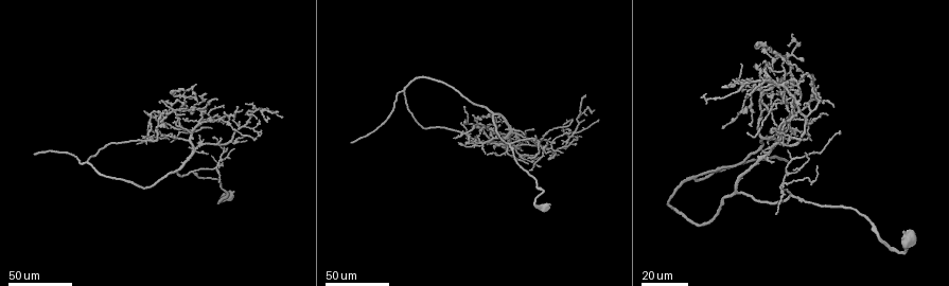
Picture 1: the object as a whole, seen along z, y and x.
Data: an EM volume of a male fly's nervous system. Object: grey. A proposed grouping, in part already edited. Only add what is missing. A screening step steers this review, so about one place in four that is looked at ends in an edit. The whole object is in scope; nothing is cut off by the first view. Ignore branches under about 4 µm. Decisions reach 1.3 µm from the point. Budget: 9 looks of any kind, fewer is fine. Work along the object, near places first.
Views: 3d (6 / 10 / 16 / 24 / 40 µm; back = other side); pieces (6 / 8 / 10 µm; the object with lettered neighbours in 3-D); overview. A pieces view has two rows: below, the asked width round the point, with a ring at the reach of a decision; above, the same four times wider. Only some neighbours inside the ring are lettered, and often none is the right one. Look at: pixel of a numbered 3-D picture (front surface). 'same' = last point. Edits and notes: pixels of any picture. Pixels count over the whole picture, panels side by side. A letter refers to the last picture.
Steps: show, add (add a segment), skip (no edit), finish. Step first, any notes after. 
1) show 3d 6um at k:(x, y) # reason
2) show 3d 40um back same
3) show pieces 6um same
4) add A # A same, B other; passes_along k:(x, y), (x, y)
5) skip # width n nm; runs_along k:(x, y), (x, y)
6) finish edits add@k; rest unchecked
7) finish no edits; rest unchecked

show 3d 40um at 1:(208, 118) # thin end

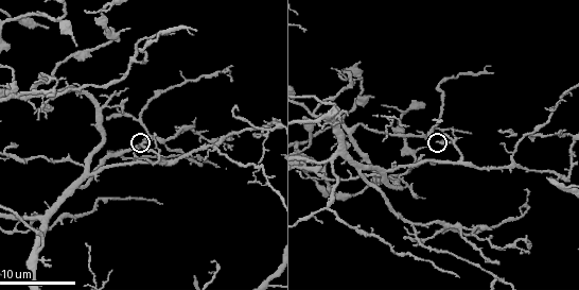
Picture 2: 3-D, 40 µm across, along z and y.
show pieces 10um at 2:(440, 140)

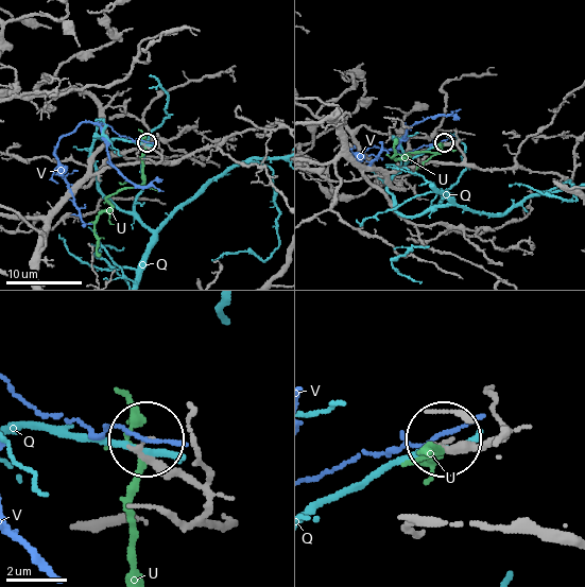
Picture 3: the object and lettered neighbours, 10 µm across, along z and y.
skip # Q other, U other, V other; runs_along 3:(502, 439), (442, 443); no lettered segment goes on from it

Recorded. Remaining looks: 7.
show pieces 6um at 2:(202, 163) # branch stops here

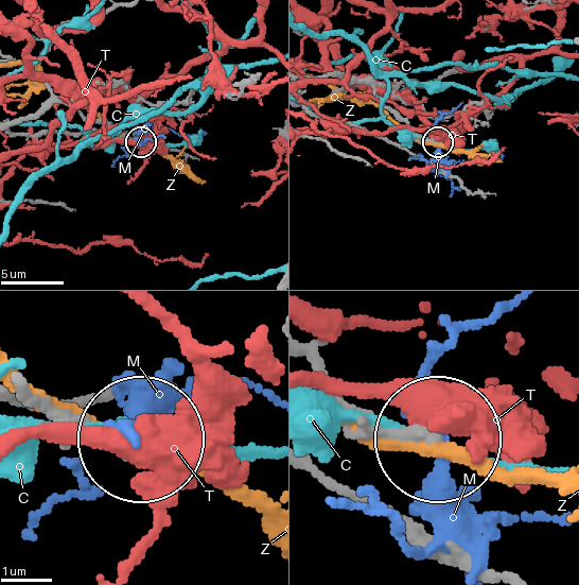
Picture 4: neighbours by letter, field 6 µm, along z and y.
skip # C other, M other, T other, Z other; no lettered segment goes on from it

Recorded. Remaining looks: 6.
show pieces 6um at 2:(172, 33) # an open end

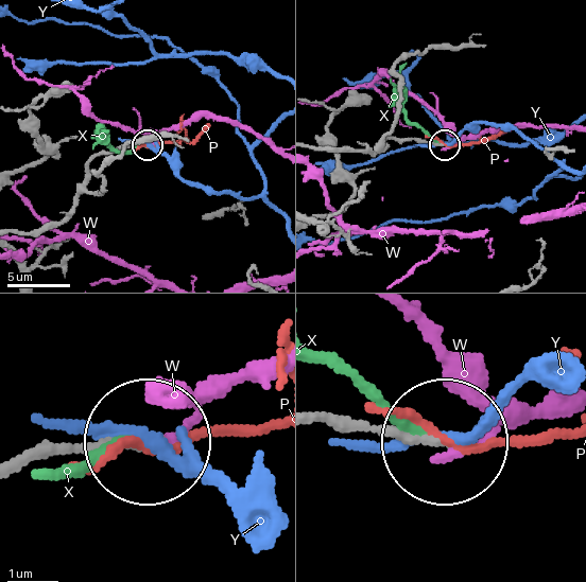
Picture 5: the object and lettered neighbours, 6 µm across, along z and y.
skip # P other, W other, X other, Y other; runs_along 5:(16, 232), (54, 226), (72, 207), (92, 159), (144, 144); no lettered segment goes on from it

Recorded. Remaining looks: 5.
show 3d 6um at 2:(407, 227) # an open end

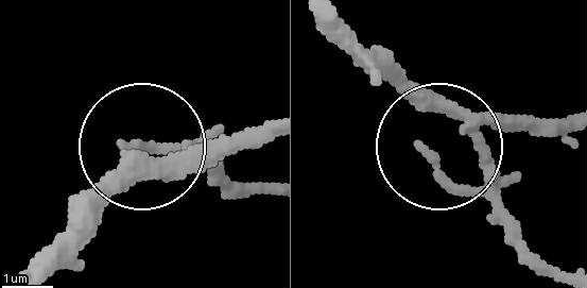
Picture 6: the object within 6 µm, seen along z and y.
show pieces 10um at 6:(424, 151) # what lies round it

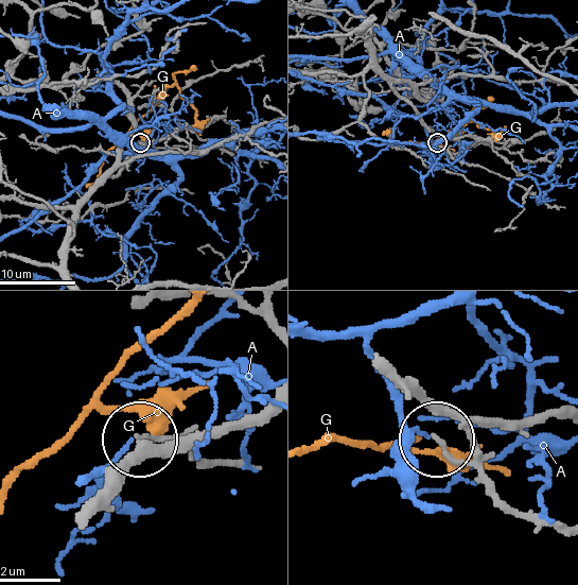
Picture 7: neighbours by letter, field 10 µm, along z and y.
skip # A other, G other; no lettered segment goes on from it

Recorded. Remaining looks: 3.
show 3d 24um at 1:(484, 152) # branch stops here

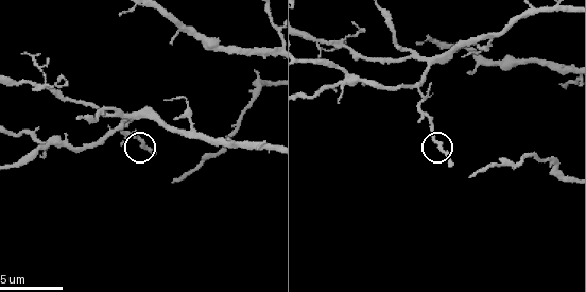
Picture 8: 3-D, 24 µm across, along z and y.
show pieces 6um at 8:(449, 164) # see the neighbours

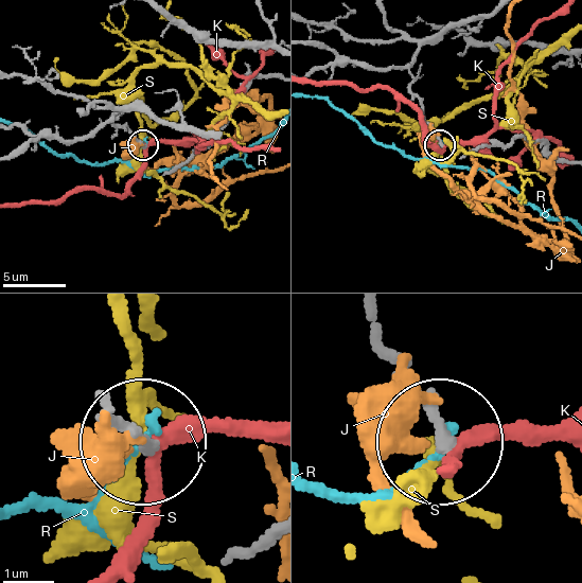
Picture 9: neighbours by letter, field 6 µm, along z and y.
skip # J other, K other, R other, S other; runs_along 9:(374, 334), (425, 398), (434, 431); no lettered segment goes on from it

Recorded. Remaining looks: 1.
finish no edits; rest unchecked

